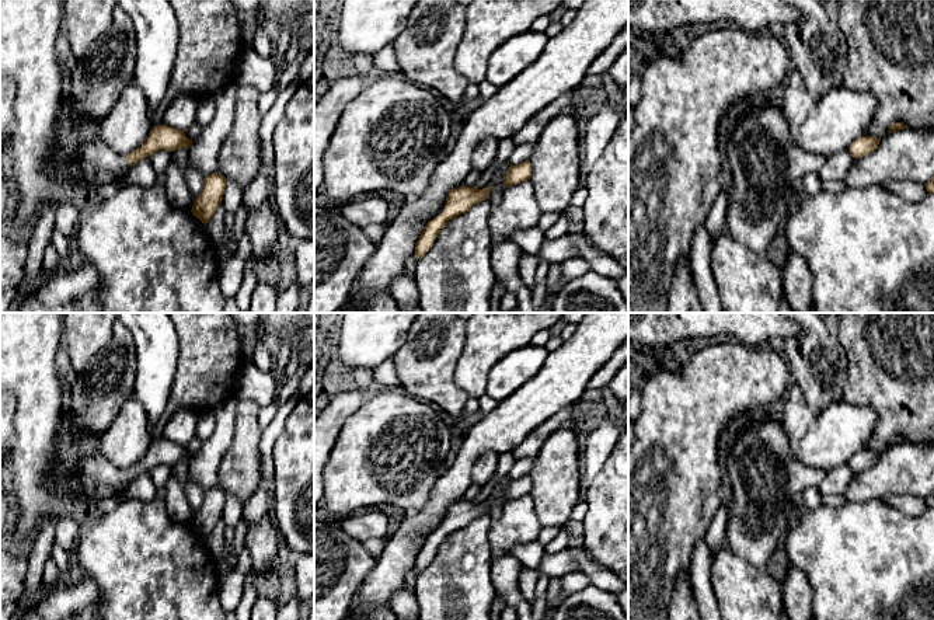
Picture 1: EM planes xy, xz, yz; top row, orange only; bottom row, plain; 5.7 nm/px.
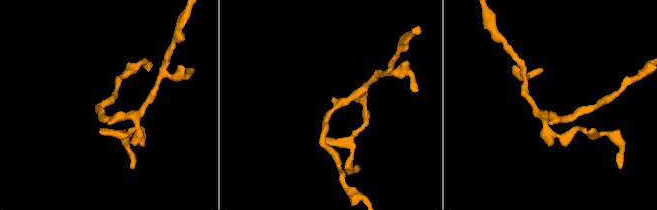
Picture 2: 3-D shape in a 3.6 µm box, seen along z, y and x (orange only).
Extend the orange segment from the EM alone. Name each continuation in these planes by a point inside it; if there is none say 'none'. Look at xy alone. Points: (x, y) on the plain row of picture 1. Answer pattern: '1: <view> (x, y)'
1: xy (28, 341)

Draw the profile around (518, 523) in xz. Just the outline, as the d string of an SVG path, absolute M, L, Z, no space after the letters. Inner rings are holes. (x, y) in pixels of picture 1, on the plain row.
M530 494L505 502L501 516L491 522L488 541L492 558L509 555L515 546L537 541L541 523Z

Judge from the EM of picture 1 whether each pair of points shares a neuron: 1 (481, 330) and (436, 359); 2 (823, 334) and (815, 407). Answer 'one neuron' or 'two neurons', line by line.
1: two neurons
2: one neuron

